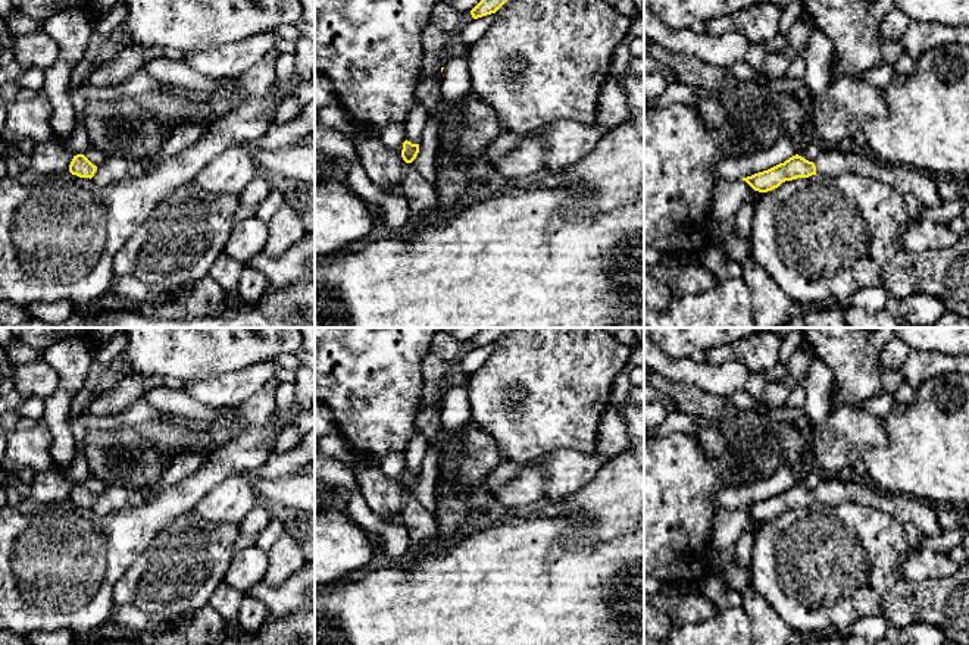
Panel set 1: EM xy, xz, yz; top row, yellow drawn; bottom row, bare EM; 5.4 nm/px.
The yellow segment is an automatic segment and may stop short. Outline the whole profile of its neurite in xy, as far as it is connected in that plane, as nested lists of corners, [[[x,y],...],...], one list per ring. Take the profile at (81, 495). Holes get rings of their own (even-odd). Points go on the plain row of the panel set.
[[[84,483],[74,485],[69,501],[72,504],[76,504],[79,507],[93,507],[97,500],[97,495],[94,495]]]

